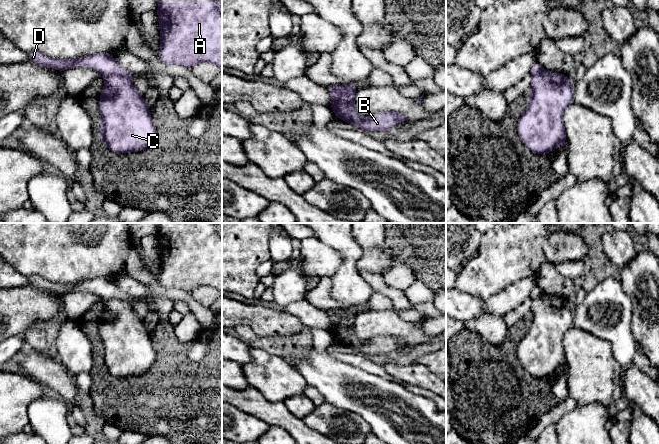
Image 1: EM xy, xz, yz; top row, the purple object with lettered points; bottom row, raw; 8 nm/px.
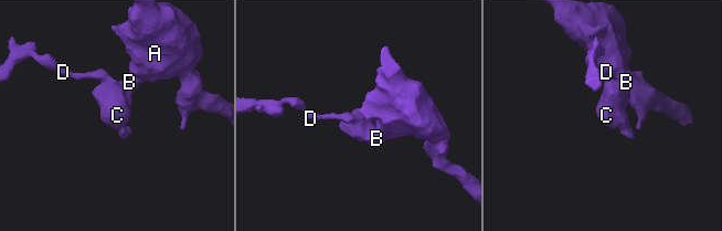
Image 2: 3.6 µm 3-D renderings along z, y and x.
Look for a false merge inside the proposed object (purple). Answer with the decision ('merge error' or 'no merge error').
merge error

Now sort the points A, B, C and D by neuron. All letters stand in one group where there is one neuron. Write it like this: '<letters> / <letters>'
A B C / D

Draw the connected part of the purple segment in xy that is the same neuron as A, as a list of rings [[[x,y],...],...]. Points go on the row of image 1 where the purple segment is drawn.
[[[159,0],[159,60],[186,68],[208,62],[222,66],[222,0]]]

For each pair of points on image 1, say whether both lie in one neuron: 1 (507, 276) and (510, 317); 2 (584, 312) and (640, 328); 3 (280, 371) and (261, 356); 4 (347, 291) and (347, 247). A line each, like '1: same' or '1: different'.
1: different
2: different
3: same
4: same

